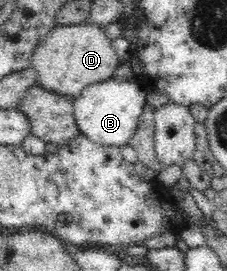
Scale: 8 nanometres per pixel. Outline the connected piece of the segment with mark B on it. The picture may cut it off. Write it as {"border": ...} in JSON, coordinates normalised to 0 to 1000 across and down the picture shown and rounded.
{"border":[[[537,266],[463,303],[383,317],[326,365],[322,424],[348,491],[441,535],[555,539],[599,487],[648,347],[564,269]]]}

